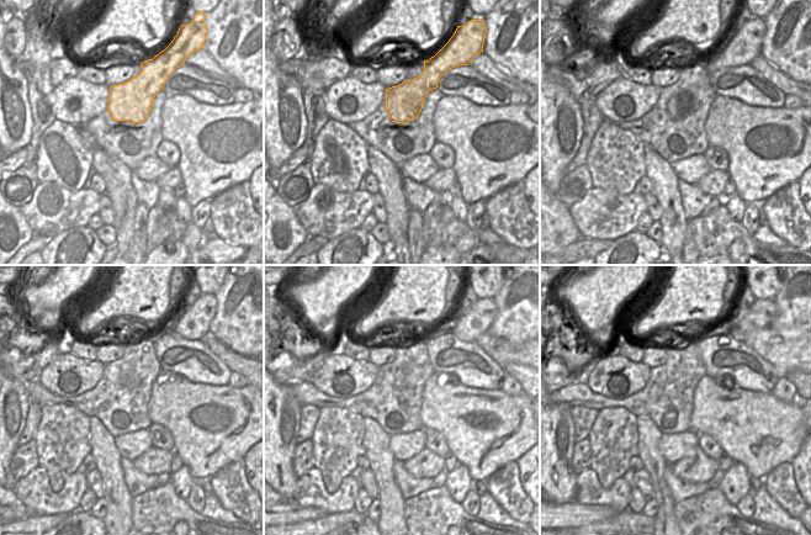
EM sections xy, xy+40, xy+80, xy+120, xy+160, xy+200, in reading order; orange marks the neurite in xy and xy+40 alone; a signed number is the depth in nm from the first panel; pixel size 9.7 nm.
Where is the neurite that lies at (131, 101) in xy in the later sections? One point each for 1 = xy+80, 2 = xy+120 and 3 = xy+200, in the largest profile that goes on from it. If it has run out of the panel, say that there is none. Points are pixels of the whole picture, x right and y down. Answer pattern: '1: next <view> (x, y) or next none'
1: next xy+80 (745, 43)
2: next xy+120 (194, 322)
3: next xy+200 (763, 311)

